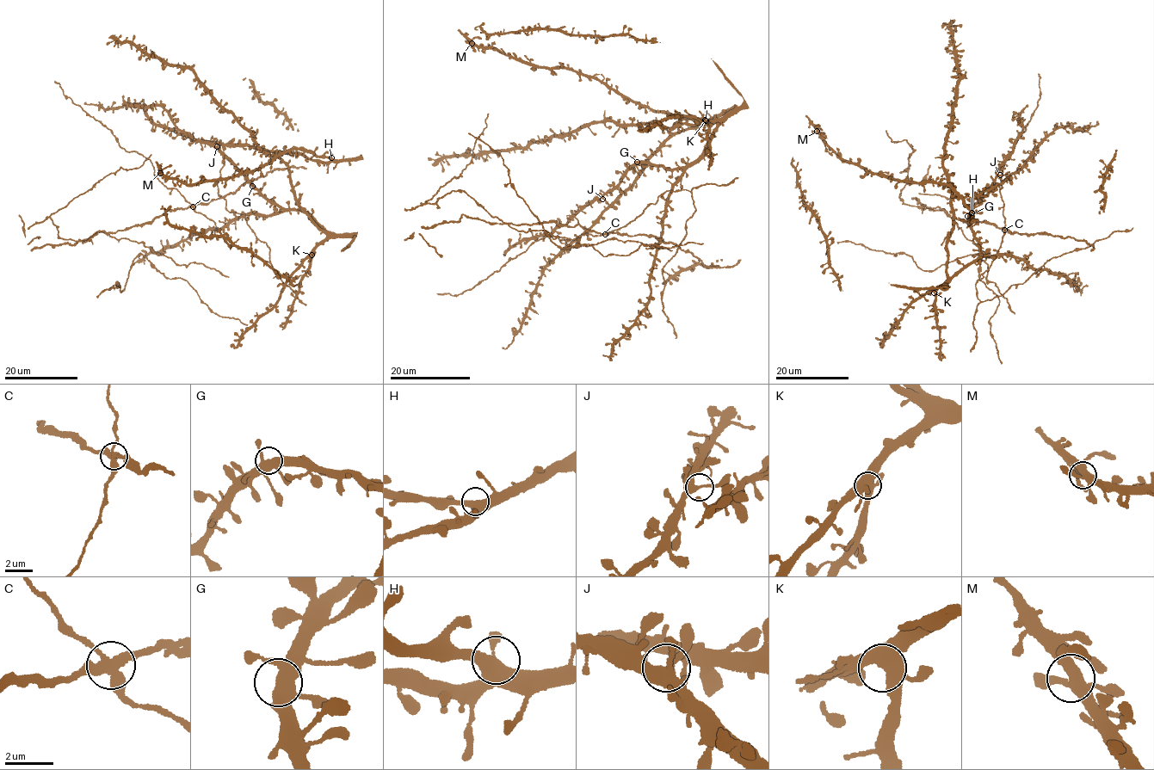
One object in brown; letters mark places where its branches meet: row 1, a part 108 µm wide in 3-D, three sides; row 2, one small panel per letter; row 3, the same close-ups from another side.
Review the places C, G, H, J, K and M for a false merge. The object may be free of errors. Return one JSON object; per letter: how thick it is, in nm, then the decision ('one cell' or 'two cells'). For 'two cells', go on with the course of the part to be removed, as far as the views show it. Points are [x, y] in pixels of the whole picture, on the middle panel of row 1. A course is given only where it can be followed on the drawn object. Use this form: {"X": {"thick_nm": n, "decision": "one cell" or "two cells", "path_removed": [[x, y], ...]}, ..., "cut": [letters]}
{"C": {"thick_nm": 400, "decision": "two cells", "path_removed": [[605, 234], [588, 232], [580, 224], [505, 224], [463, 190], [425, 203], [460, 175], [470, 162], [488, 113]]}, "G": {"thick_nm": 440, "decision": "one cell"}, "H": {"thick_nm": 440, "decision": "one cell"}, "J": {"thick_nm": 340, "decision": "one cell"}, "K": {"thick_nm": 500, "decision": "one cell"}, "M": {"thick_nm": 420, "decision": "one cell"}, "cut": ["C"]}

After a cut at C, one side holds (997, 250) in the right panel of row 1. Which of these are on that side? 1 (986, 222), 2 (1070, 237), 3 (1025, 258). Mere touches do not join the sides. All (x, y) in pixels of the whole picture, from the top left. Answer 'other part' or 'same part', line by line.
1: other part
2: other part
3: same part

